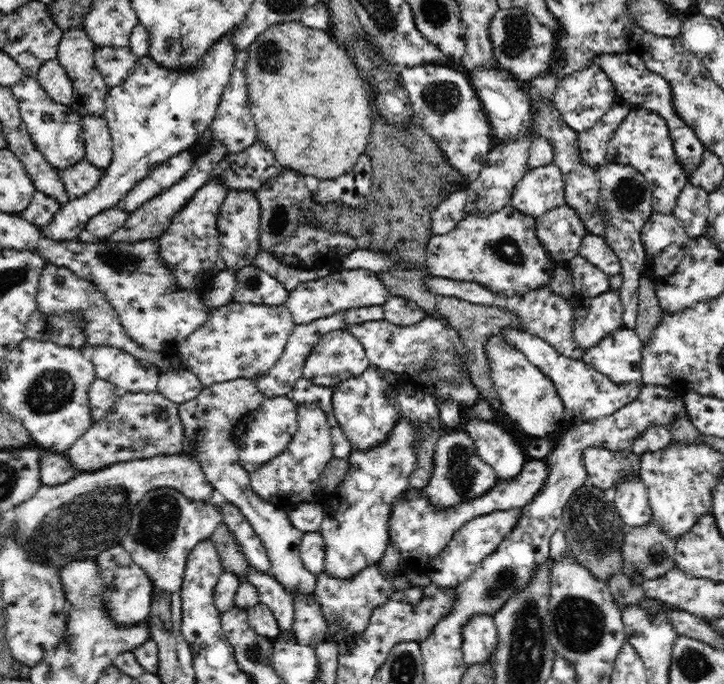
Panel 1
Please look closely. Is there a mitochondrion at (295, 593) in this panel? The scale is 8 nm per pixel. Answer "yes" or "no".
no

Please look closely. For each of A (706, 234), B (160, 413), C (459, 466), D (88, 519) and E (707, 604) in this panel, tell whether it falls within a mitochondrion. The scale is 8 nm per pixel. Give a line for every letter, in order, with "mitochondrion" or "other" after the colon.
A: other
B: other
C: mitochondrion
D: mitochondrion
E: other

